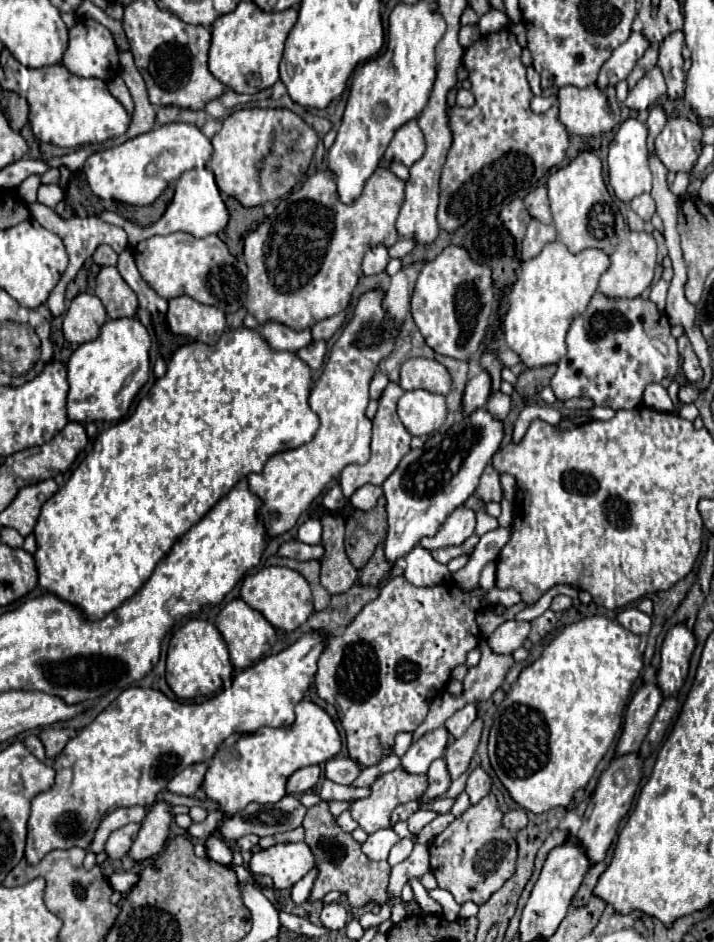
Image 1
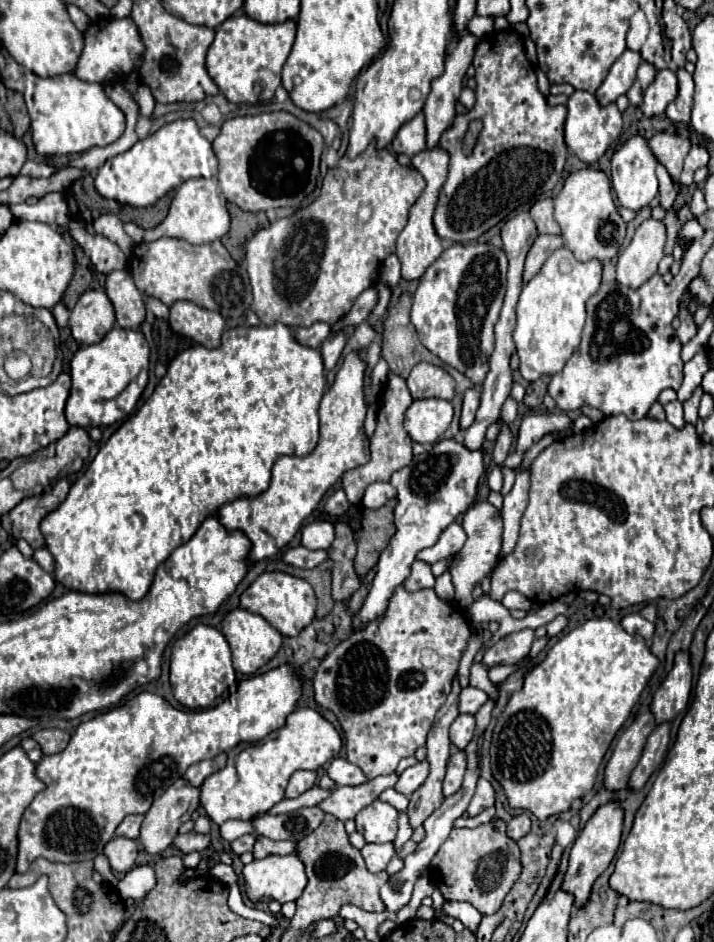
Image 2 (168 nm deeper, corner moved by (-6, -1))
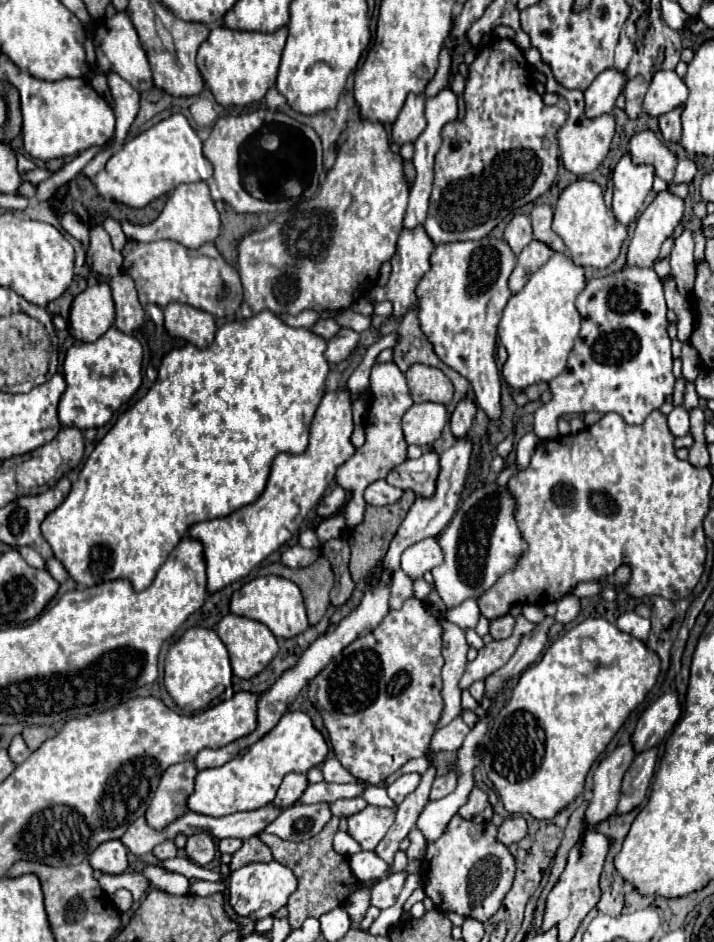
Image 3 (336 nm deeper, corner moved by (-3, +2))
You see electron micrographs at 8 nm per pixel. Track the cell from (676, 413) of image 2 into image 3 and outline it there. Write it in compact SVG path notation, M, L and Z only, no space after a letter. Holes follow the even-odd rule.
M676 406L670 414L668 414L668 426L670 432L674 436L684 436L690 430L690 422L688 422L688 412L684 406Z

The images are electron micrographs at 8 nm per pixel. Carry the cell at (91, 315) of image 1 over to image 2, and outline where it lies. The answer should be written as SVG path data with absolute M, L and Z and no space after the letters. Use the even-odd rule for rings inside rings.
M85 291L71 311L69 329L81 345L99 343L115 325L115 311L103 291Z

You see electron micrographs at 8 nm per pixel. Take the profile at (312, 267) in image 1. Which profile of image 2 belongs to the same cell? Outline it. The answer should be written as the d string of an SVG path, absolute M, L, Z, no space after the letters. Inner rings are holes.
M371 145L353 161L341 157L341 161L325 175L321 195L311 205L299 209L293 217L277 219L247 241L245 263L253 287L251 311L263 325L283 323L287 327L311 327L315 321L329 325L337 323L351 309L357 295L361 295L377 281L379 267L385 257L395 251L397 235L407 225L409 209L421 195L423 187L425 179L413 167L399 165L395 155L391 155L387 149L377 151L375 145ZM363 205L369 205L371 215L369 221L359 223L357 213Z

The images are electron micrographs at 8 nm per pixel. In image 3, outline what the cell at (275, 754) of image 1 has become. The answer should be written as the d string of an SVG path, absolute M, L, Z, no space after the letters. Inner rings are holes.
M286 712L276 728L252 744L242 758L236 756L220 768L200 770L194 778L194 792L188 798L188 810L204 816L228 816L234 812L258 810L274 800L286 774L306 774L310 768L322 764L326 754L328 744L314 728L310 716L306 712Z

